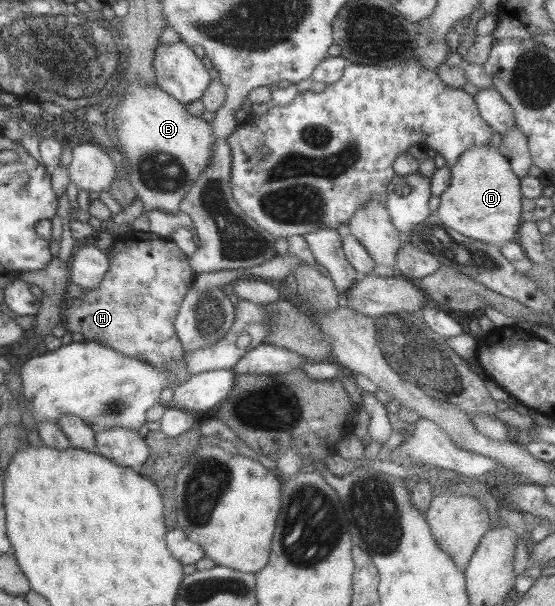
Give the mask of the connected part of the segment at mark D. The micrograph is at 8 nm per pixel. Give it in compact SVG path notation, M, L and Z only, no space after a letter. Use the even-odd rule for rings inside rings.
M489 144L473 146L462 153L450 166L451 179L448 188L440 194L440 204L435 213L443 228L450 228L468 239L496 246L517 239L522 222L520 217L522 194L519 178L511 171L509 162L499 149Z

